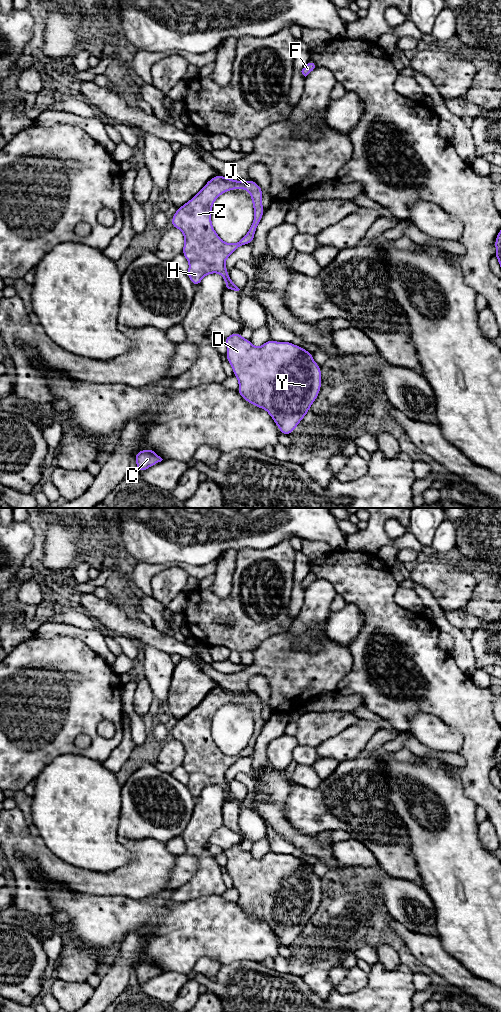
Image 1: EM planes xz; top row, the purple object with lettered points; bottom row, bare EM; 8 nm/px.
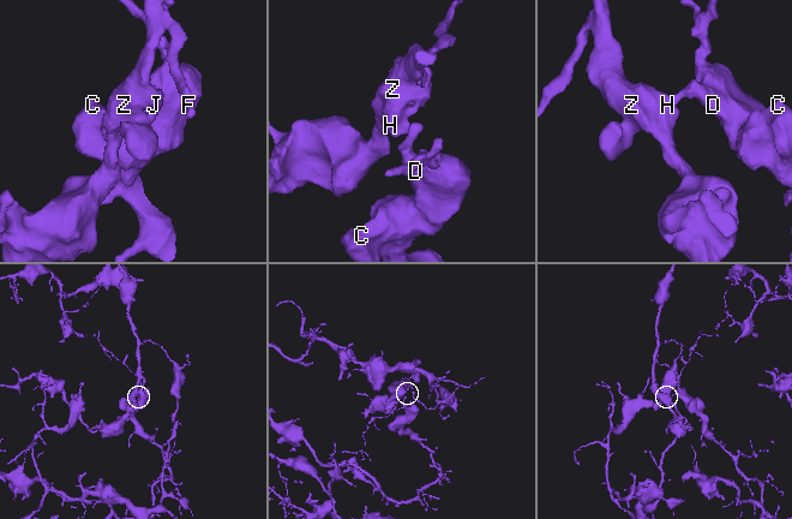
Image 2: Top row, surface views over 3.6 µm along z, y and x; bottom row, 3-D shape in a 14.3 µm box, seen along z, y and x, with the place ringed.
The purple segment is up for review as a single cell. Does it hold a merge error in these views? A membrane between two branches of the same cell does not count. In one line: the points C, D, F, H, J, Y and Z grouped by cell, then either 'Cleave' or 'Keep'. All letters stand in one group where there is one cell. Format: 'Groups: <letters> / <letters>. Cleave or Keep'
Groups: C D Y / F H J Z. Cleave

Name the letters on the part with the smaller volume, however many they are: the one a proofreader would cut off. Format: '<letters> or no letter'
F, H, J, Z

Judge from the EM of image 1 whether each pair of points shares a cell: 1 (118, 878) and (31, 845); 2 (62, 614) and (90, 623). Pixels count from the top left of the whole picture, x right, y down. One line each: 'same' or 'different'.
1: same
2: same

